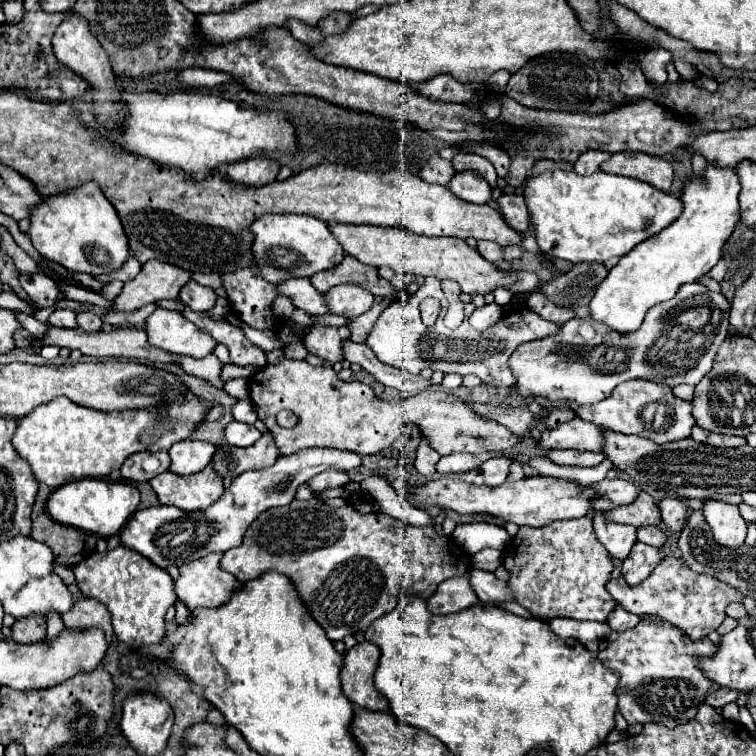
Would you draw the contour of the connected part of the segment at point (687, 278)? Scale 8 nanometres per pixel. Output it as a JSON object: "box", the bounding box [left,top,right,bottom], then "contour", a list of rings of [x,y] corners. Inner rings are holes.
{"box":[589,165,741,333],"contour":[[[707,165],[705,179],[693,175],[681,193],[683,215],[619,259],[599,283],[589,303],[589,317],[605,323],[611,331],[633,333],[641,327],[649,307],[675,297],[683,283],[693,283],[709,273],[721,259],[721,247],[739,219],[739,189],[741,185],[733,169]]]}

